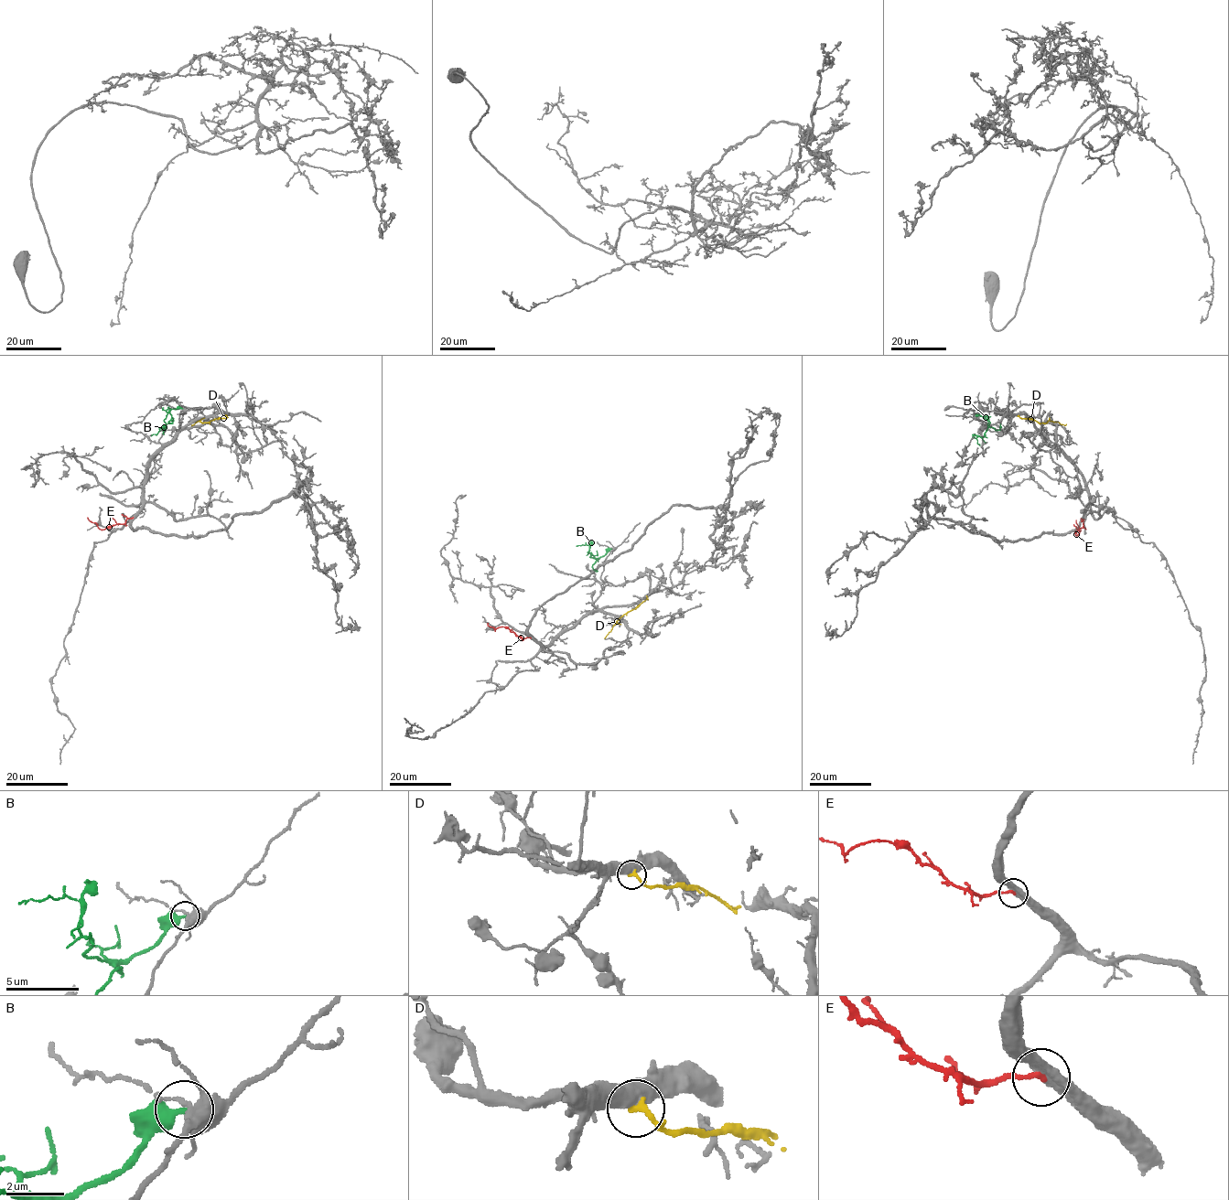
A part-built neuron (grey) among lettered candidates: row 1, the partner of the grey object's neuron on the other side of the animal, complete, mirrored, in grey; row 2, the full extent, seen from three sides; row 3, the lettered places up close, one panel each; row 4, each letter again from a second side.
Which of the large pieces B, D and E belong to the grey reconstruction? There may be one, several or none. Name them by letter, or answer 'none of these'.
E

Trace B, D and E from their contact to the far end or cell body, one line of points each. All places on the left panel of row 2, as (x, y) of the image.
B: (182, 408), (170, 411), (164, 422), (166, 425), (151, 436)
D: (226, 415), (226, 418), (191, 424)
E: (133, 517), (124, 522), (100, 529), (87, 518)

